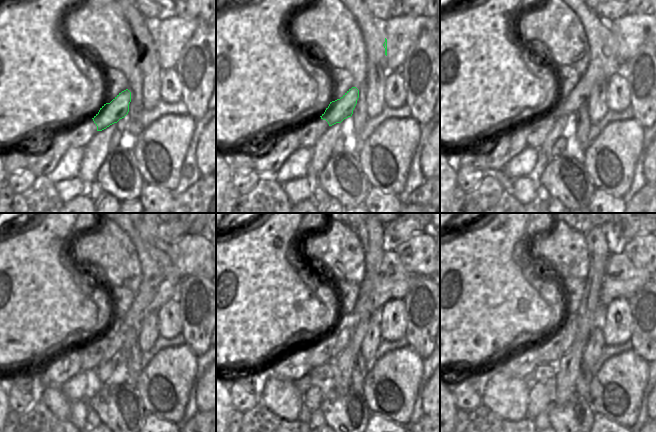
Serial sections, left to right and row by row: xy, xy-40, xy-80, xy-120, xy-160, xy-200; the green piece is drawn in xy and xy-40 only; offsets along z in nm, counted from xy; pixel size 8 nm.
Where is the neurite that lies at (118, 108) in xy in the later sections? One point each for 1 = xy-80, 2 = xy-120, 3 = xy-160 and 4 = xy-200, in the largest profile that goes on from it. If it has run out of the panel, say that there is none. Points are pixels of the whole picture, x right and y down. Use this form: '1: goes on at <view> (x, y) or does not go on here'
1: goes on at xy-80 (604, 67)
2: goes on at xy-120 (163, 286)
3: goes on at xy-160 (393, 282)
4: goes on at xy-200 (621, 279)

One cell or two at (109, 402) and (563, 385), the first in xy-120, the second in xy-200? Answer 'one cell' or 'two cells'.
two cells

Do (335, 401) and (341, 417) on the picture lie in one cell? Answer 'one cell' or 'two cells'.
one cell

